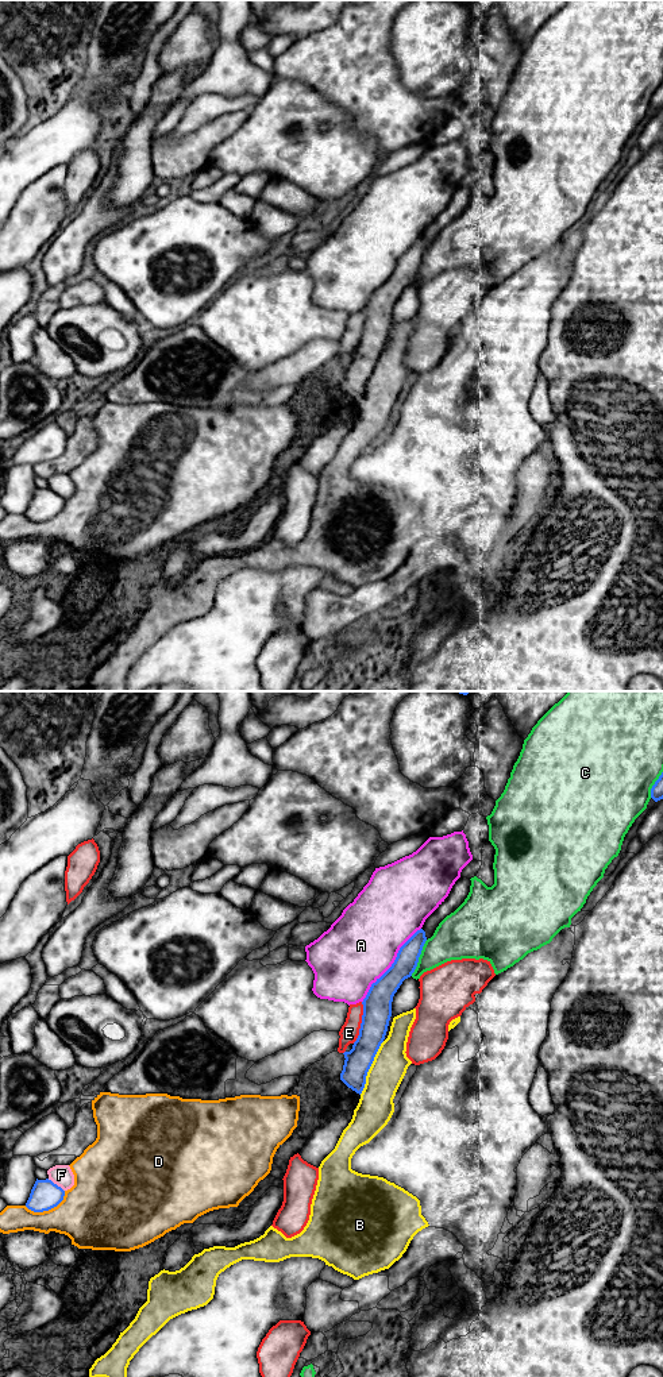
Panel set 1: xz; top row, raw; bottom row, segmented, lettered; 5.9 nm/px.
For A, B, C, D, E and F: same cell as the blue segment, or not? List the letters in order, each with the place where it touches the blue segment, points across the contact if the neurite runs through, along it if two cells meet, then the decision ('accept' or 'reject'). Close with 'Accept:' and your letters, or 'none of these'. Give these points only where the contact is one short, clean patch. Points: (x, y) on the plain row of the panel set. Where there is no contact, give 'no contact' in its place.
A: meets blue in xz at (392, 274); reject
B: meets blue in xz at (369, 377); reject
C: meets blue in xz at (419, 265); reject
D: meets blue in xz at (47, 519); reject
E: meets blue in xz at (362, 331); reject
F: meets blue in xz at (56, 493); reject
Accept: none of these

